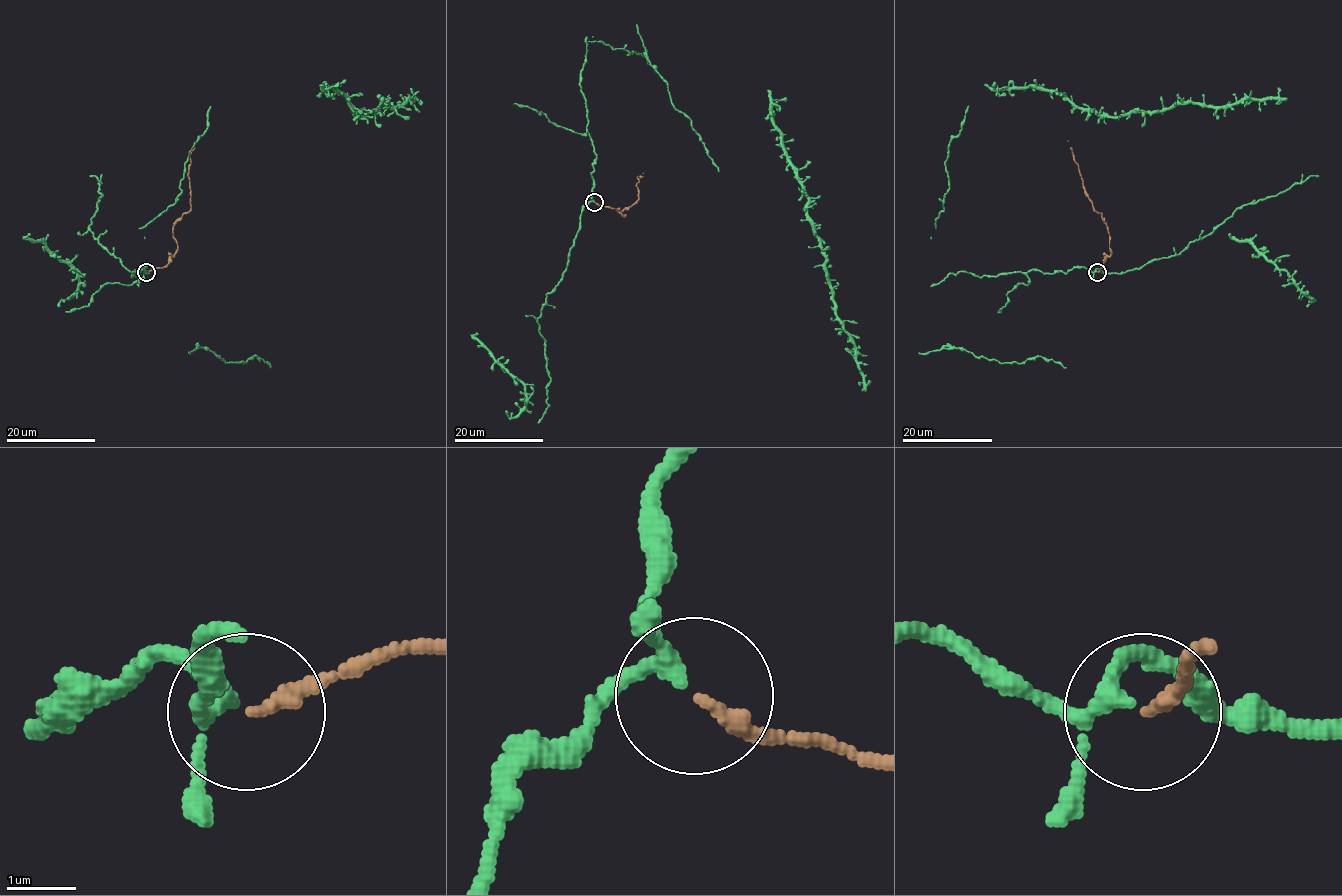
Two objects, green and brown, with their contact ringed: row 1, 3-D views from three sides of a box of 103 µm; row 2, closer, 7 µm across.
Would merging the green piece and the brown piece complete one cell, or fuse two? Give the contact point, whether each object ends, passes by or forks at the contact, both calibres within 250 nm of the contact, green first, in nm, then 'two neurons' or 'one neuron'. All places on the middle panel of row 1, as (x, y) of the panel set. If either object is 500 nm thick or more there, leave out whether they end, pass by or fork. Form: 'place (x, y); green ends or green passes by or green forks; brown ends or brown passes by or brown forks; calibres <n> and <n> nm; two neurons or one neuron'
place (594, 202); green forks; brown ends; calibres 170 and 200 nm; one neuron

